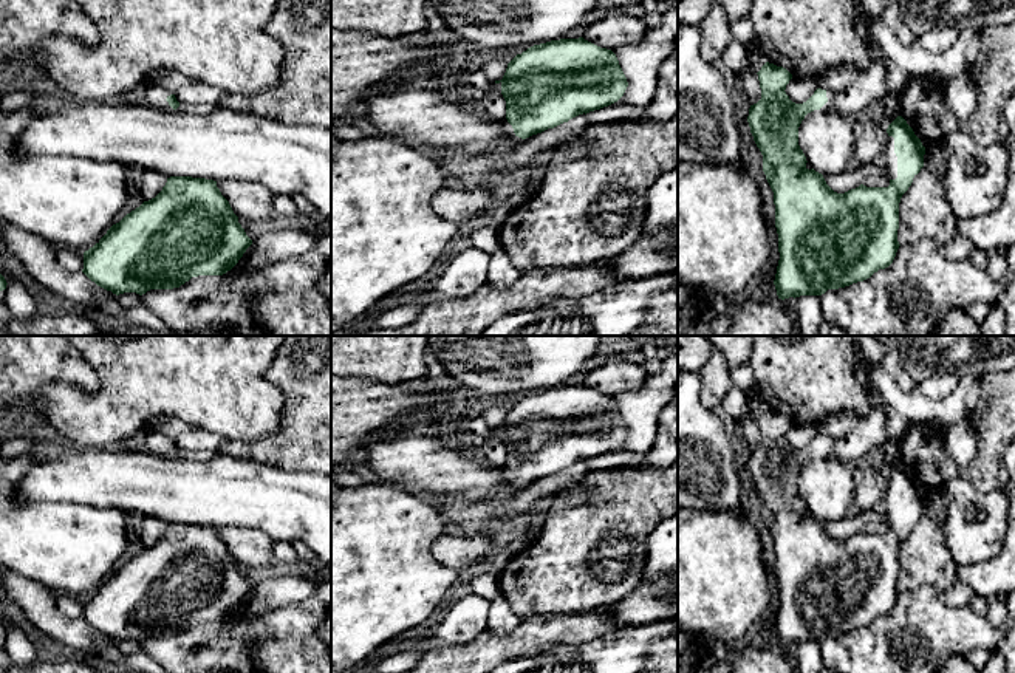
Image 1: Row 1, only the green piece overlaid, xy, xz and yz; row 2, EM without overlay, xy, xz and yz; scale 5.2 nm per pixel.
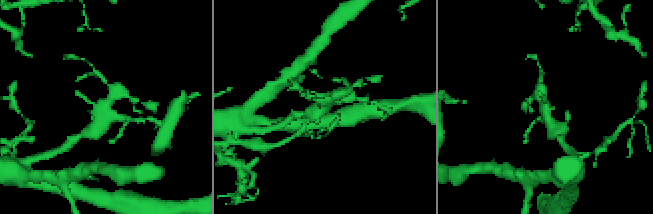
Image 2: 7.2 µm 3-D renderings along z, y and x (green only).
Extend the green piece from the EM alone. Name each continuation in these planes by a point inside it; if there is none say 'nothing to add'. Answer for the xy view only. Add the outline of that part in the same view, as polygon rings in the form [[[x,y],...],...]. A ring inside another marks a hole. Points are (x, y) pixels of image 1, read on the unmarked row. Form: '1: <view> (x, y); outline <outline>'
1: xy (155, 443); outline [[[147,430],[142,432],[138,442],[150,450],[152,453],[159,453],[162,456],[175,458],[169,449],[166,447],[172,439],[166,438],[161,433],[150,433]]]

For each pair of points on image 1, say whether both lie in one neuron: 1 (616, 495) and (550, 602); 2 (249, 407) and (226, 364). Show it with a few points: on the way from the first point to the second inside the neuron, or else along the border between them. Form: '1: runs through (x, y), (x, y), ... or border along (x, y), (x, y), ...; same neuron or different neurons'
1: runs through (613, 522), (562, 576); same neuron
2: runs through (239, 396), (226, 384), (226, 375); same neuron

